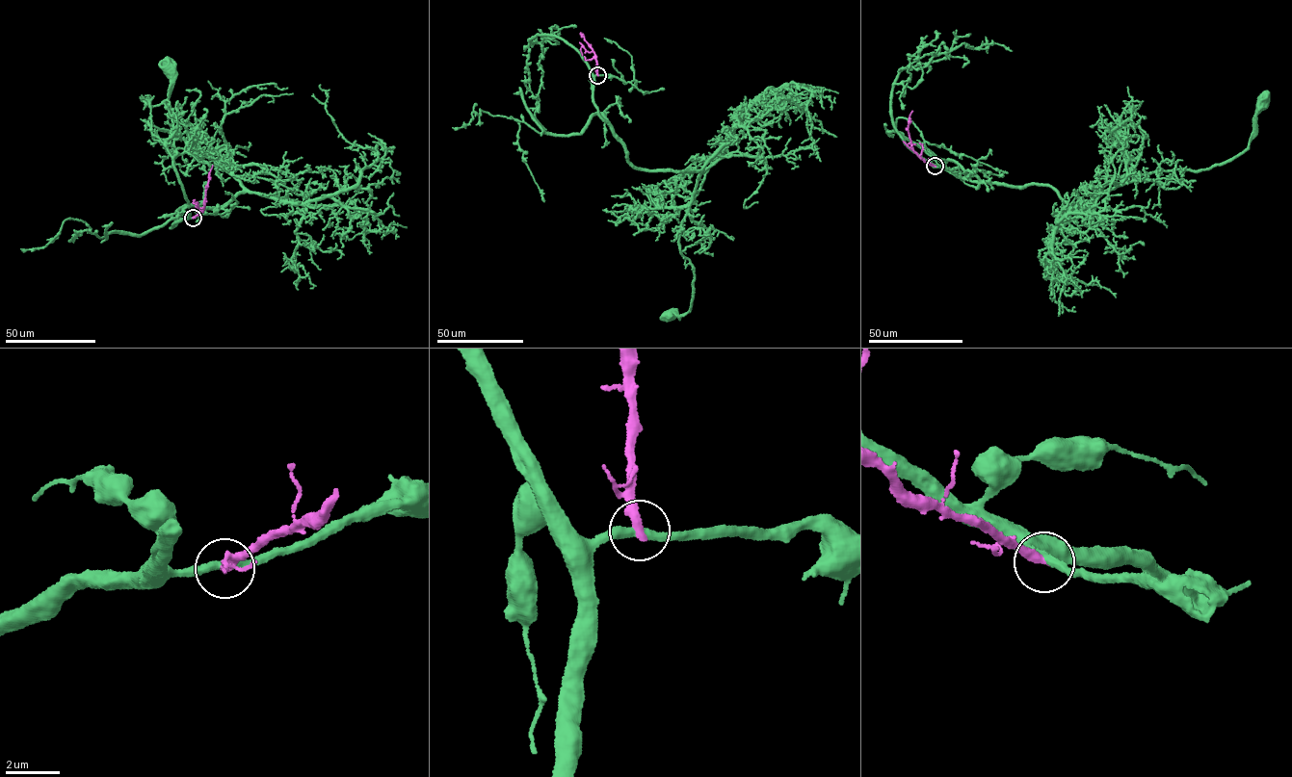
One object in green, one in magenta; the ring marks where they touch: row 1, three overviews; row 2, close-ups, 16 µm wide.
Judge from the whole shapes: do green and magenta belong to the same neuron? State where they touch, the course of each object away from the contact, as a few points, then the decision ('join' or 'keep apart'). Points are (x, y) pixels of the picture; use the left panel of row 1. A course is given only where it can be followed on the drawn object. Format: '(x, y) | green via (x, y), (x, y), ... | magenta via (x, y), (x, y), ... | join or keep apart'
(193, 218) | green via (193, 218), (171, 227), (180, 208), (221, 207), (244, 190), (191, 153), (197, 144), (170, 108), (170, 70) | magenta via (193, 218), (204, 206), (213, 166) | keep apart

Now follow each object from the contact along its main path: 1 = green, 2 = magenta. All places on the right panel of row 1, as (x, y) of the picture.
1: (935, 166), (971, 181), (1051, 187), (1080, 206), (1144, 174), (1229, 161), (1248, 147), (1260, 104)
2: (935, 166), (913, 149), (908, 130), (912, 111)

